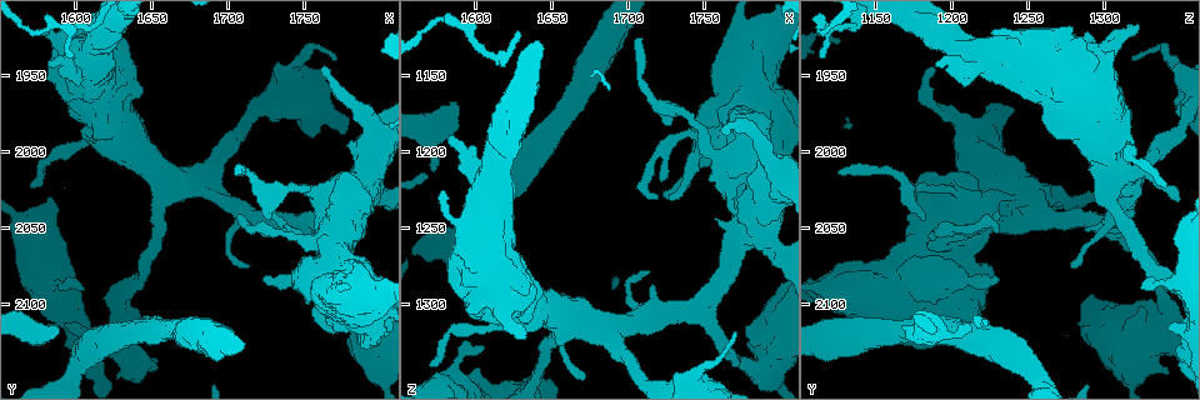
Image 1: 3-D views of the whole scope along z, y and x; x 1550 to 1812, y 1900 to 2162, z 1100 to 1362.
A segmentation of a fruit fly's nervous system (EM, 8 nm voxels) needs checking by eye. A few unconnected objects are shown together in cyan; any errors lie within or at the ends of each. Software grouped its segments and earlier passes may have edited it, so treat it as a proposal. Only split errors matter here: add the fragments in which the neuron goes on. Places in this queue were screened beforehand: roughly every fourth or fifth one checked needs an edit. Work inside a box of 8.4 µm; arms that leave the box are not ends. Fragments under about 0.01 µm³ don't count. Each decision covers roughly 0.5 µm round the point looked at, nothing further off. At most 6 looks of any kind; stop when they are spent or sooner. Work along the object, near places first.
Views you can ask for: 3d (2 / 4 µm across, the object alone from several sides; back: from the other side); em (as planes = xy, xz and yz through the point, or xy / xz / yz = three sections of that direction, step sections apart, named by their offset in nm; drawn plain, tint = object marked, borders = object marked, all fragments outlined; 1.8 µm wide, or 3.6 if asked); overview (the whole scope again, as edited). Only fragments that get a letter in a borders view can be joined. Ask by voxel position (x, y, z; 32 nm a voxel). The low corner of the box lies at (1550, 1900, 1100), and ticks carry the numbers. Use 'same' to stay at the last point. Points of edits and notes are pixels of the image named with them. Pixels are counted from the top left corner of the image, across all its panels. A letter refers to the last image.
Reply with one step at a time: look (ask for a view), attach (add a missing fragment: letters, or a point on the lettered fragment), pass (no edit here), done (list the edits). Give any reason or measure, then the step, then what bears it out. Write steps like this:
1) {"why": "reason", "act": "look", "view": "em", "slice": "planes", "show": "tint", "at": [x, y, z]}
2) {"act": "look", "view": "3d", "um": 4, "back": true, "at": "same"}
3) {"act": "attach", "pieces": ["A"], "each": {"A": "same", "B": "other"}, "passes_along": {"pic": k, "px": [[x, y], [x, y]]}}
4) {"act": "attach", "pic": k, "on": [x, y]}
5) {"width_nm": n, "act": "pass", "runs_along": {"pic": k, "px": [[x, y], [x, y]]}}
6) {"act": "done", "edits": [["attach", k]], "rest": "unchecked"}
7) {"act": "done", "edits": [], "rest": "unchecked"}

{"why": "an open end", "act": "look", "view": "em", "um": 3.6, "slice": "xz", "step": 8, "show": "tint", "at": [1586, 2116, 1166]}

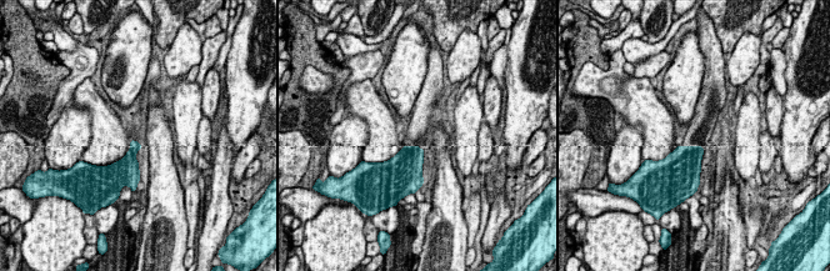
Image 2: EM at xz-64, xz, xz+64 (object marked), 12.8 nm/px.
{"act": "look", "view": "em", "um": 3.6, "slice": "planes", "show": "borders", "at": "same"}

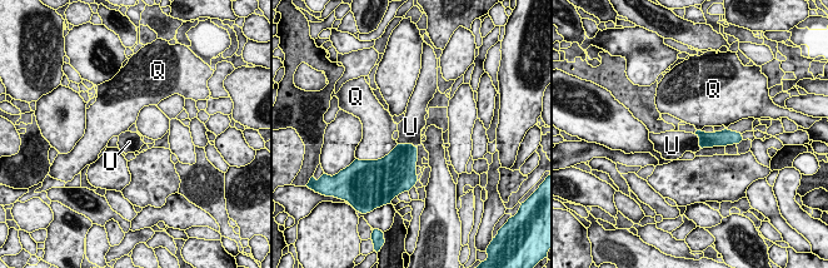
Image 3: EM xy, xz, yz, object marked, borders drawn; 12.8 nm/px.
{"longest_contact_nm": ["Q", 380], "act": "attach", "pieces": ["U"], "each": {"Q": "other", "U": "same"}, "found": "it goes on there"}

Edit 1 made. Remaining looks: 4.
{"why": "branch stops here", "act": "look", "view": "3d", "um": 2, "back": true, "at": [1722, 2082, 1230]}

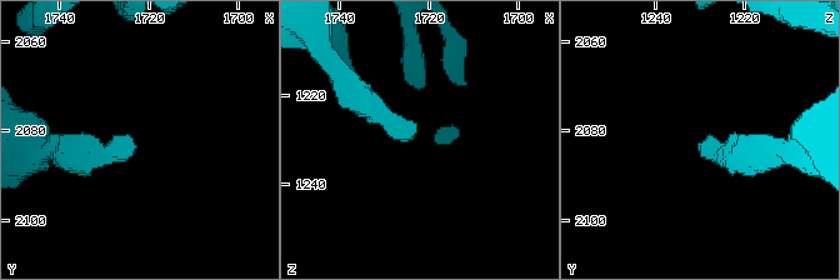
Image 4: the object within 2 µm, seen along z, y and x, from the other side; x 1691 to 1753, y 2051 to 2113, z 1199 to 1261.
{"why": "need the tissue", "act": "look", "view": "em", "slice": "planes", "show": "tint", "at": [1724, 2082, 1230]}

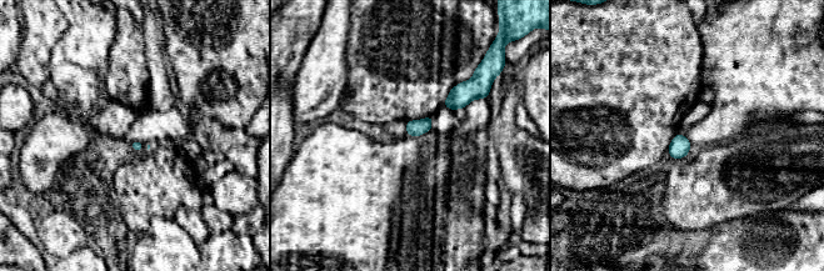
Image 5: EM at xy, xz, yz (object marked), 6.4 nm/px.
{"why": "see the neighbours", "act": "look", "view": "em", "slice": "planes", "show": "borders", "at": "same"}

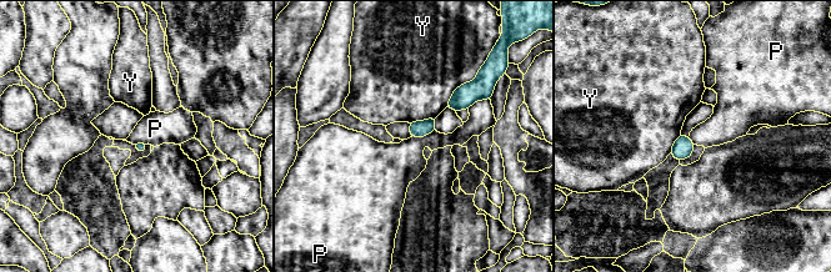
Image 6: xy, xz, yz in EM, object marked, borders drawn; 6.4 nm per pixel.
{"act": "pass", "each": {"P": "other", "Y": "other"}, "found": "no lettered fragment goes on from it"}

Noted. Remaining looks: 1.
{"act": "done", "edits": [["attach", 3]], "rest": "unchecked"}

